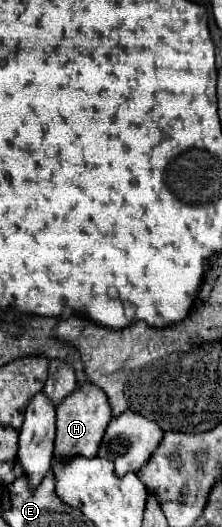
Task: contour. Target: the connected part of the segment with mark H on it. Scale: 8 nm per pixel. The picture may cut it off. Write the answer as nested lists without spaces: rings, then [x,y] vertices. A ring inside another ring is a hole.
[[[90,385],[88,393],[76,389],[74,395],[68,395],[56,407],[56,443],[54,443],[54,459],[68,461],[72,457],[96,457],[98,445],[102,441],[104,429],[110,423],[110,403],[108,397],[94,385]]]

